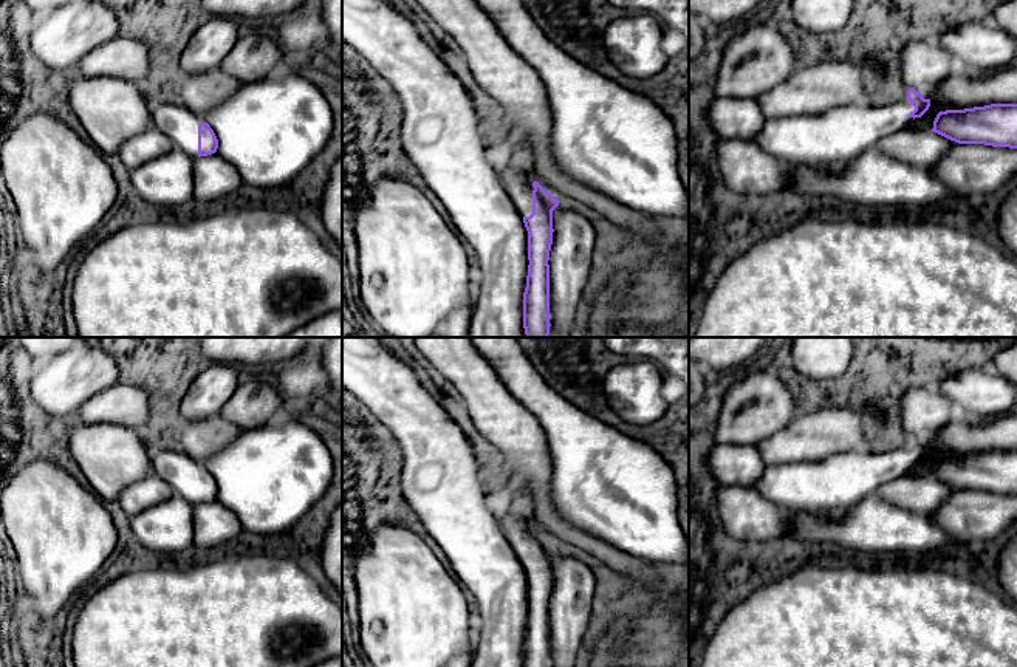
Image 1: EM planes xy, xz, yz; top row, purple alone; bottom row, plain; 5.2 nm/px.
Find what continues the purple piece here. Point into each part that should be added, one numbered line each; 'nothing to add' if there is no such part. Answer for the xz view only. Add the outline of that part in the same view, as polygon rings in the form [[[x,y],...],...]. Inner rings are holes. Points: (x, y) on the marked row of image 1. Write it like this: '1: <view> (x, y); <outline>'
1: xz (516, 166); [[[509,130],[505,155],[498,161],[500,180],[522,217],[532,214],[534,153],[526,138]]]

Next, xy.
1: xy (174, 119); [[[175,99],[153,102],[152,124],[163,132],[176,149],[190,158],[198,158],[198,125],[206,122],[203,116],[192,113]]]

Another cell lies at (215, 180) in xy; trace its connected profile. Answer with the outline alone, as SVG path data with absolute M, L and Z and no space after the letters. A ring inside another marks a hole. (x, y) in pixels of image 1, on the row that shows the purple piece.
M217 153L193 159L193 200L224 204L245 190L237 169Z

